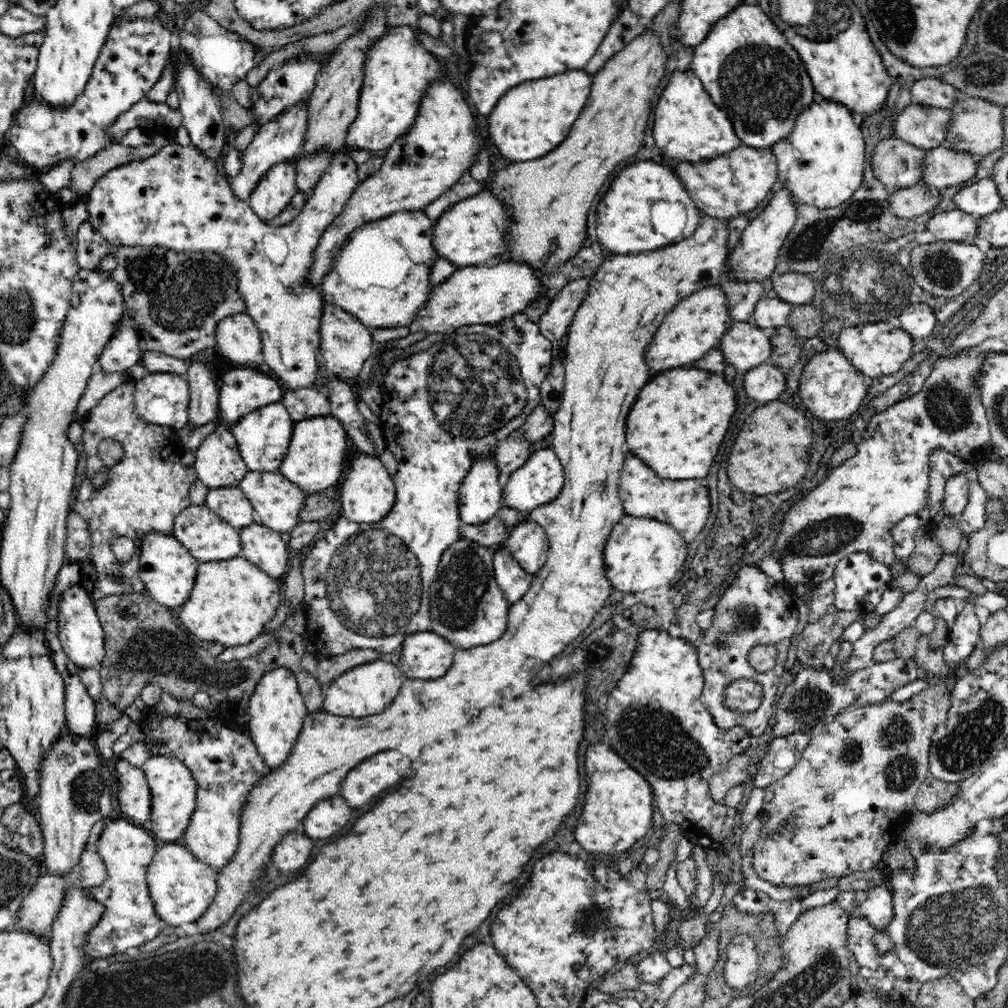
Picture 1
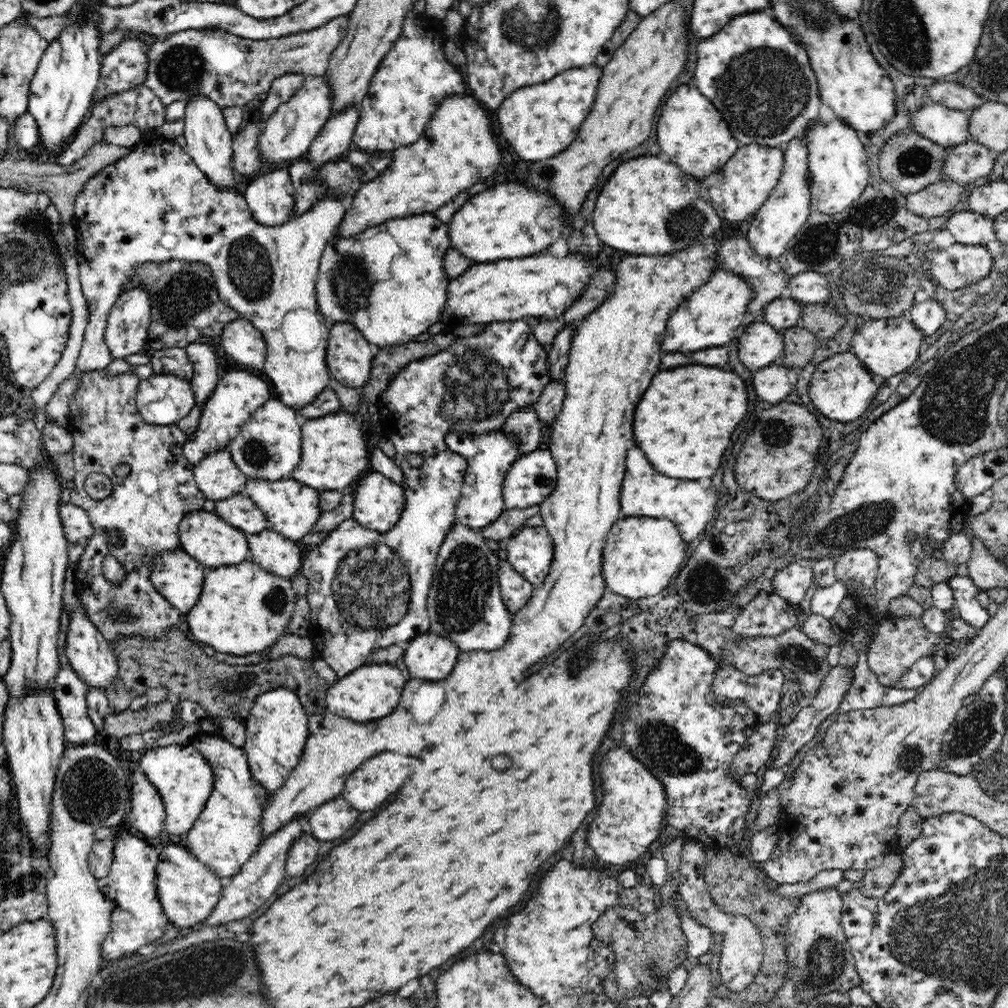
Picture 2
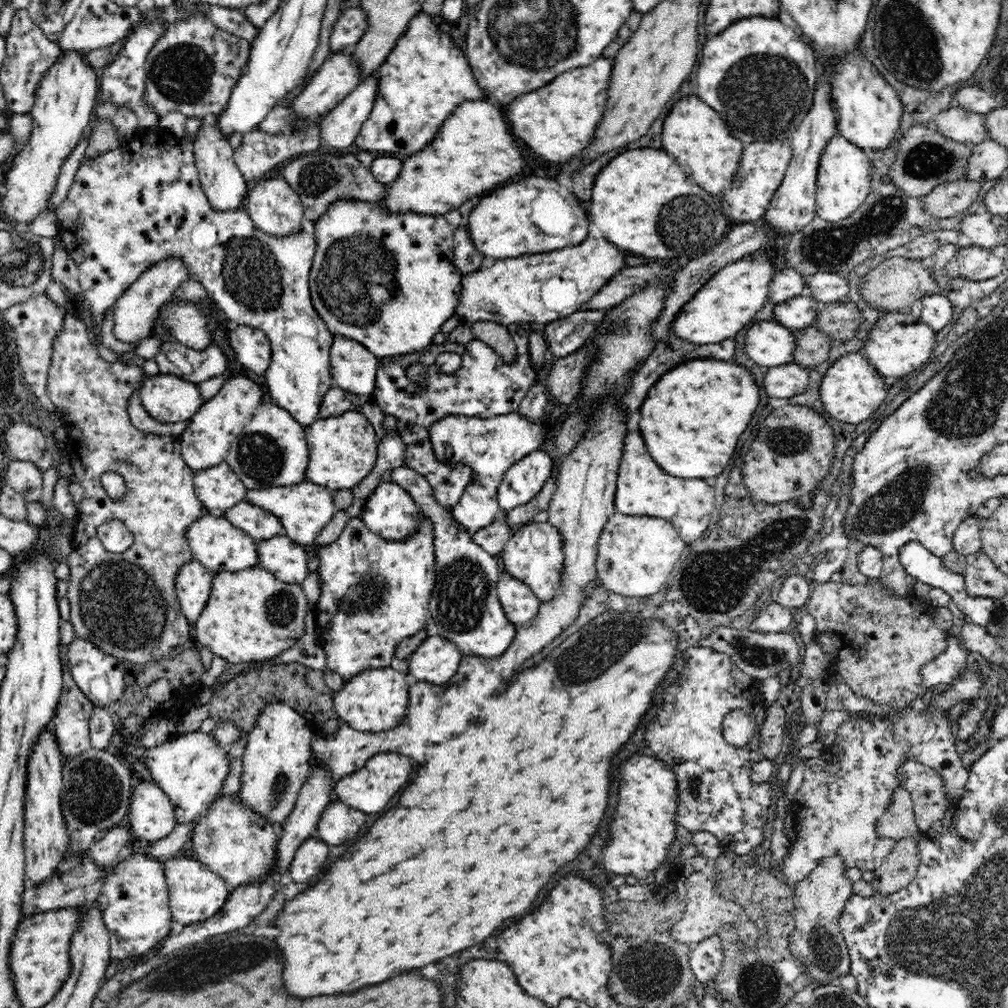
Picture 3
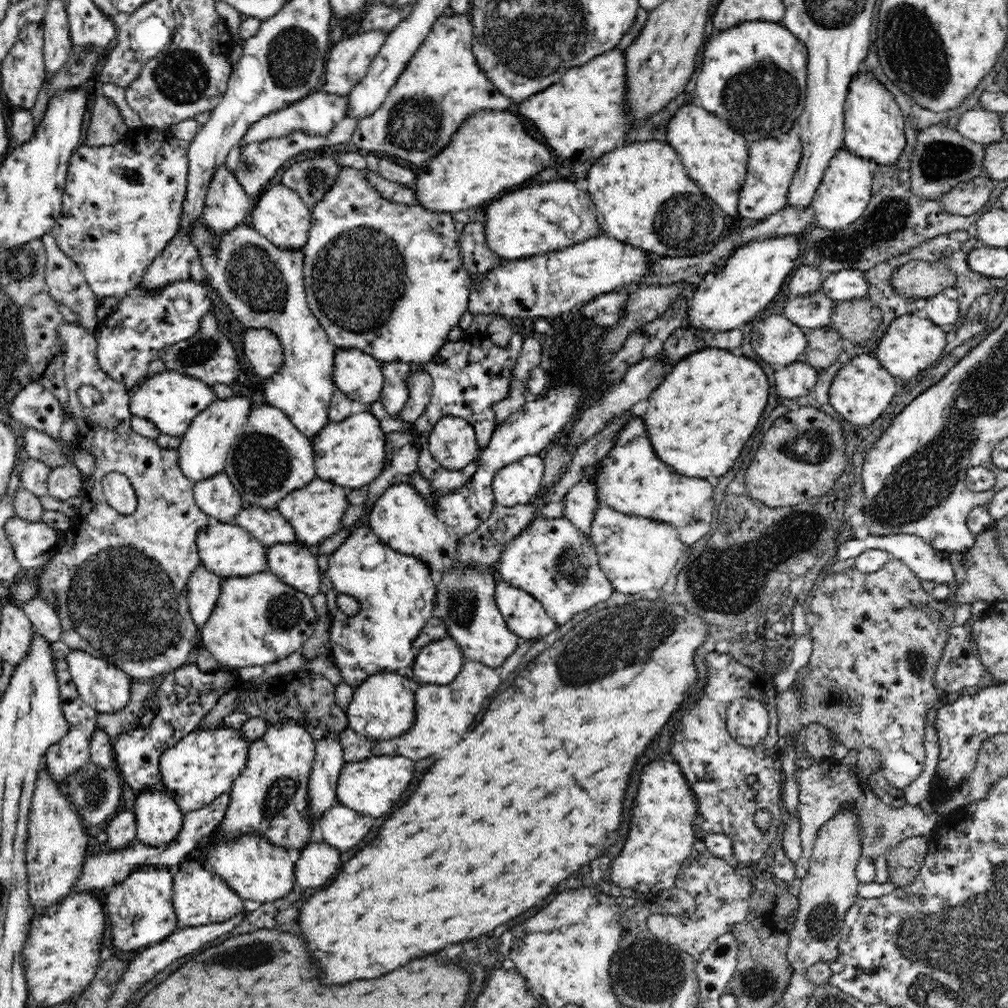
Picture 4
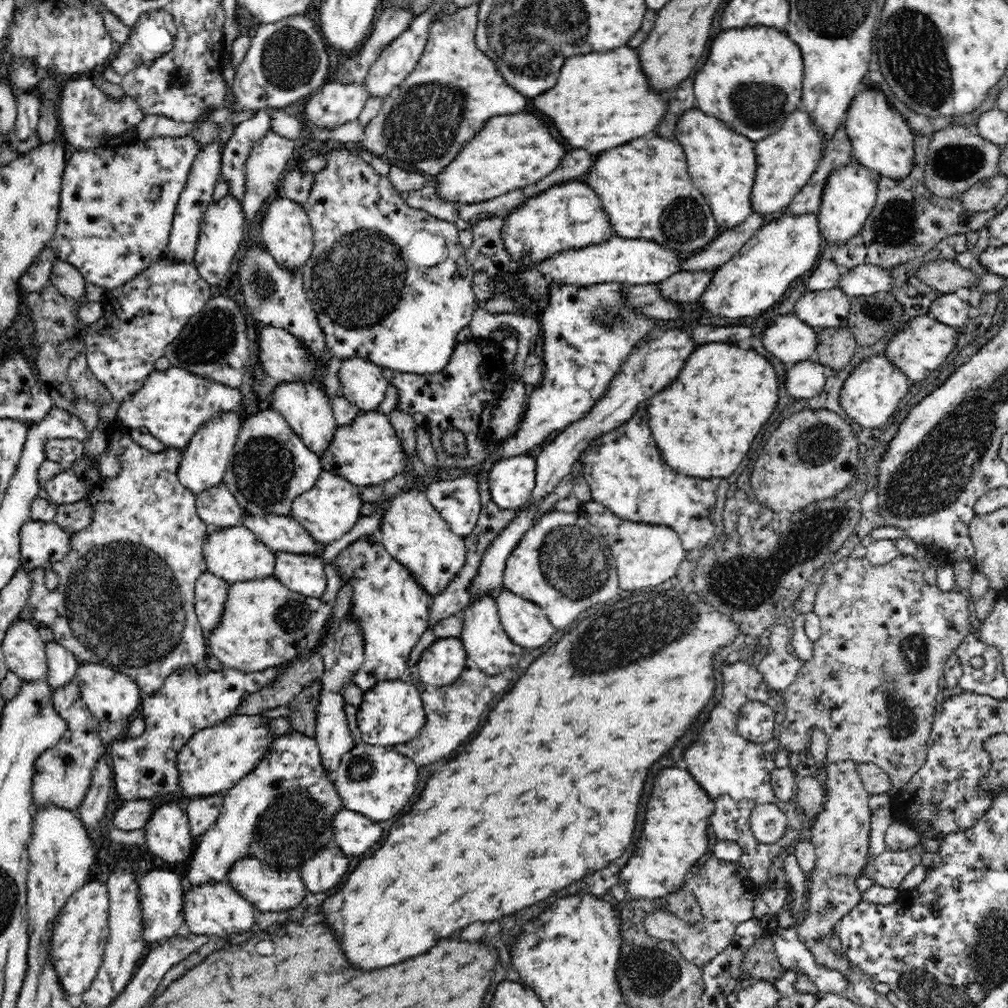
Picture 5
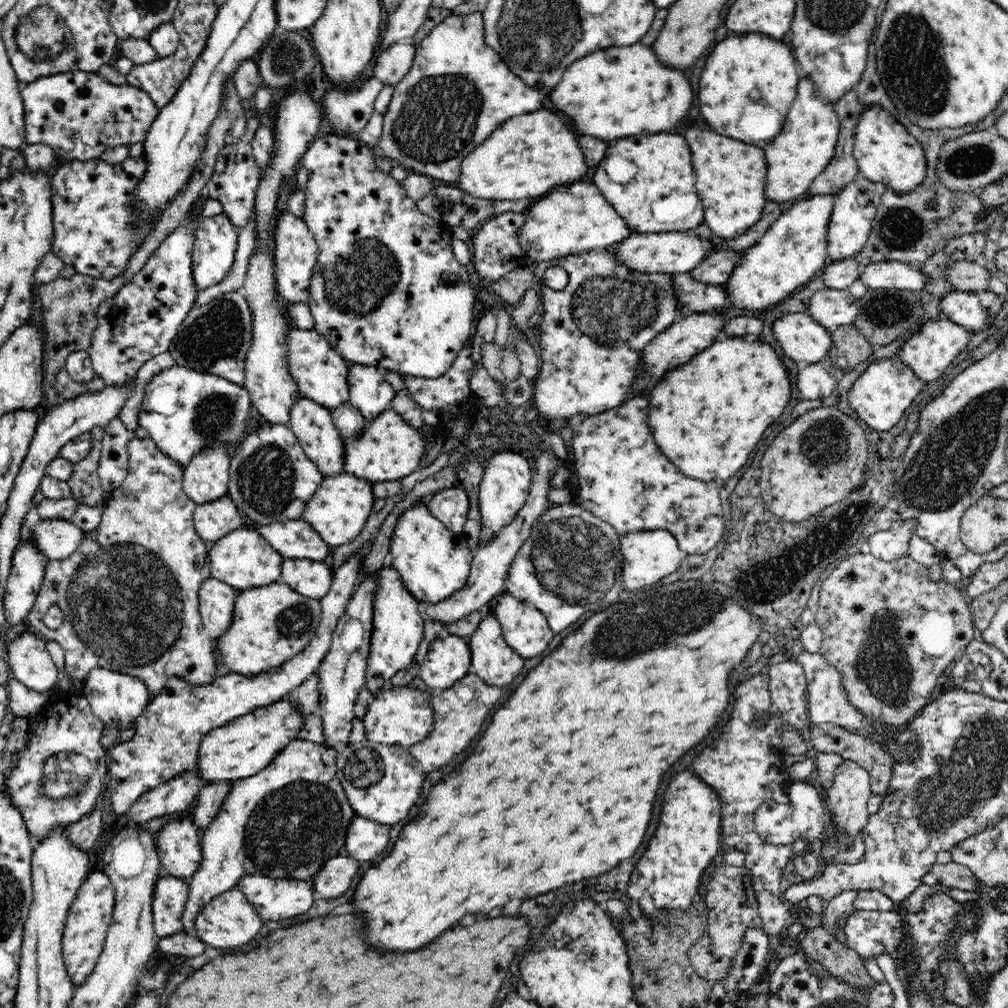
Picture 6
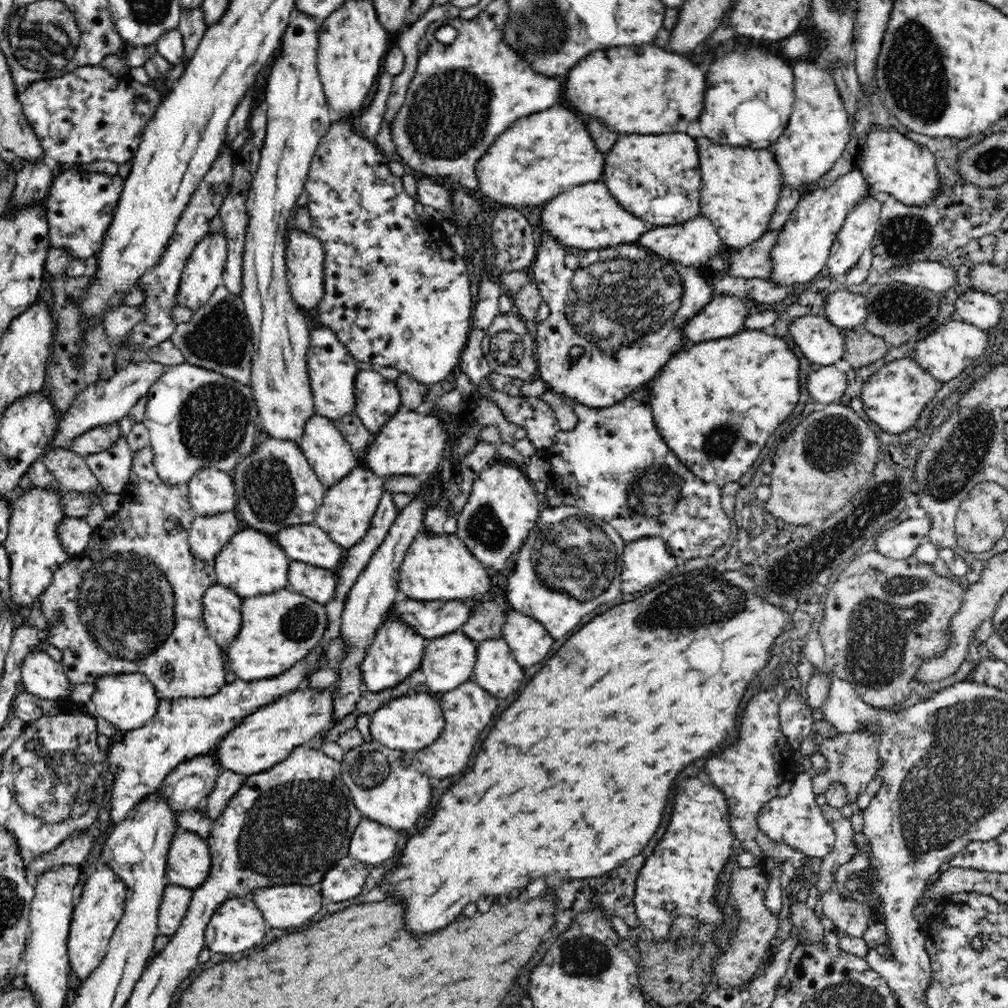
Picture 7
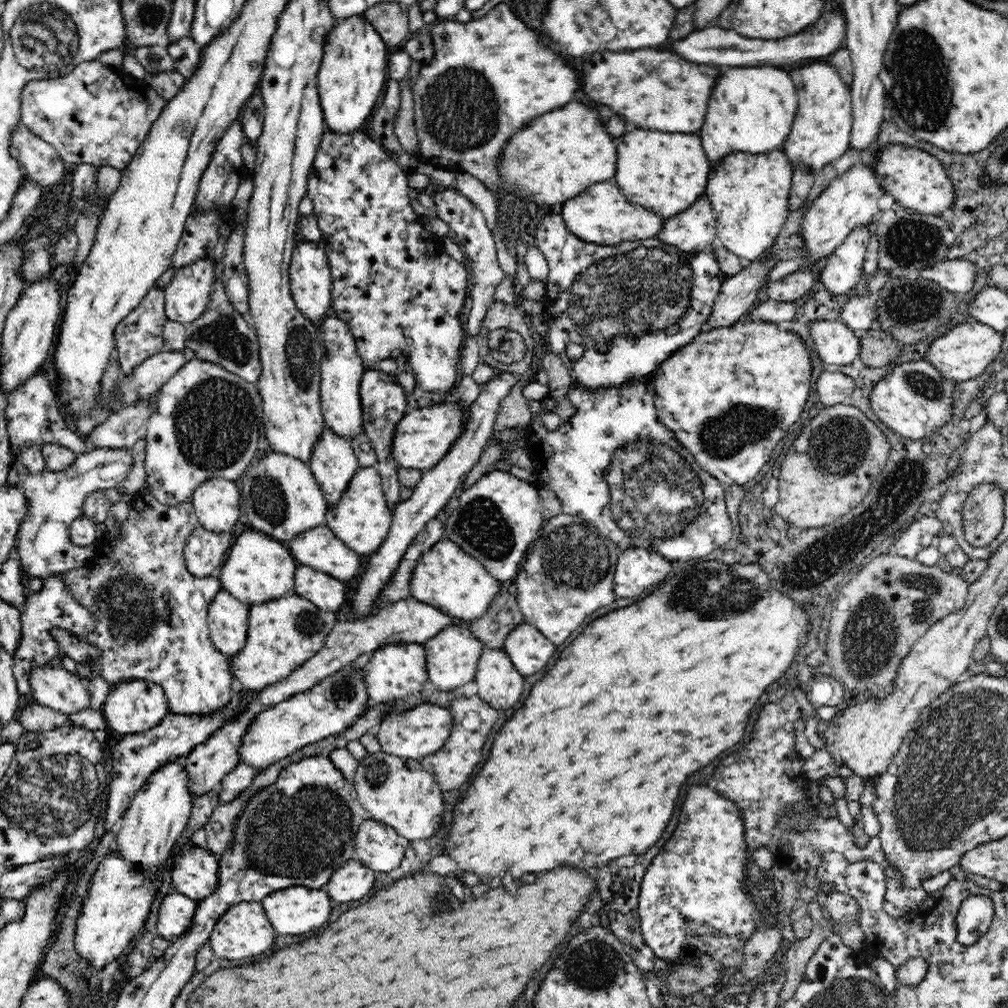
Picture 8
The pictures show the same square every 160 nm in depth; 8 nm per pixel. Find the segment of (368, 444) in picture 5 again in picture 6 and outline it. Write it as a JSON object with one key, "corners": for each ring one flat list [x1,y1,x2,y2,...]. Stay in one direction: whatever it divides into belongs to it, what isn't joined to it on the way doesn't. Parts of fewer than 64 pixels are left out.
{"corners":[[392,409,380,412,374,420,367,422,358,438,344,440,342,470,370,483,400,480,418,470,422,456,425,456,424,450,429,447,426,431,412,427]]}

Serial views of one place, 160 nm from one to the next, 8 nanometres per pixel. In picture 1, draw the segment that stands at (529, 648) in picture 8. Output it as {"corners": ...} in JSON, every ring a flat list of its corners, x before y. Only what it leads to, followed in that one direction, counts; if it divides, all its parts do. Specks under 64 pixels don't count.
{"corners":[[503,546,493,555,494,578,504,592,506,600,514,603,520,600,530,588,532,575,525,571,517,560]]}

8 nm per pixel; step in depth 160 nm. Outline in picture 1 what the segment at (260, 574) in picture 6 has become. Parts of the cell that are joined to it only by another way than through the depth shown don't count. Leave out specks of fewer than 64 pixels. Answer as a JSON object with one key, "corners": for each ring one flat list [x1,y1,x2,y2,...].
{"corners":[[205,504,190,505,178,513,173,524,173,535,200,563,230,560,230,558,242,556,242,543,240,542,239,531,222,520]]}

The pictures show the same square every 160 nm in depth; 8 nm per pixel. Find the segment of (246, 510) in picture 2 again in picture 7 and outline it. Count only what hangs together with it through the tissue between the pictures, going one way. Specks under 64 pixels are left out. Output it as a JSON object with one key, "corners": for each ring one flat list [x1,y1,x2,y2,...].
{"corners":[[314,523,282,528,273,538,292,561,332,571,343,562,342,547]]}

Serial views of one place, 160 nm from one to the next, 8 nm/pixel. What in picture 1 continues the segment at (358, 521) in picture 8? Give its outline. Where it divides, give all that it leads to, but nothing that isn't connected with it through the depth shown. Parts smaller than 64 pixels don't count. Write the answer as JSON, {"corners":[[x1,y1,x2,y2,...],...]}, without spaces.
{"corners":[[249,470,240,480,239,489,250,499,254,507,256,522,286,535,294,526,300,523,300,512,304,506,304,500,309,494,291,483,280,472,252,472]]}

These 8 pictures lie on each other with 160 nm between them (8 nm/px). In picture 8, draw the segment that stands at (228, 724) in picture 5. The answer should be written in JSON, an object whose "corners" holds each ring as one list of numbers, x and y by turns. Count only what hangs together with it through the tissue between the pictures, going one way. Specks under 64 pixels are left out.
{"corners":[[348,664,334,674,324,677,312,688,294,694,290,699,256,714,246,732,242,734,242,744,238,746,238,760,258,772,266,770,271,764,290,756,307,744,350,728,356,718,364,714,368,705,369,697,362,670,355,670]]}

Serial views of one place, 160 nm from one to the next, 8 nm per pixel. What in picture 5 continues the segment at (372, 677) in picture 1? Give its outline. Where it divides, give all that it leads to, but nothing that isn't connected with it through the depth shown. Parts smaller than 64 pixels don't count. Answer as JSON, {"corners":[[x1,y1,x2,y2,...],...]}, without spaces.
{"corners":[[400,678,382,680,364,691,362,705,357,709,357,725,364,743,381,747,394,747,406,744,418,736,422,726,426,724,426,713,422,707,421,686,418,682,404,682]]}

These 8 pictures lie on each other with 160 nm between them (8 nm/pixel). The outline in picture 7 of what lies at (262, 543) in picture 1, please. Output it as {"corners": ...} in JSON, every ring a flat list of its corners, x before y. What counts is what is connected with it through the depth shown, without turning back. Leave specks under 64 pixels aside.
{"corners":[[292,560,289,562,289,588,318,604,328,604,334,598,336,582,335,571]]}

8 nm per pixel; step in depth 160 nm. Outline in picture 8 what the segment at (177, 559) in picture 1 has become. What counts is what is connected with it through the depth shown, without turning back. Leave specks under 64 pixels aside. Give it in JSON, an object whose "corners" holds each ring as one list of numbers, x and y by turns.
{"corners":[[221,589,207,610,207,623,214,647,228,658,242,651,247,640,249,606]]}

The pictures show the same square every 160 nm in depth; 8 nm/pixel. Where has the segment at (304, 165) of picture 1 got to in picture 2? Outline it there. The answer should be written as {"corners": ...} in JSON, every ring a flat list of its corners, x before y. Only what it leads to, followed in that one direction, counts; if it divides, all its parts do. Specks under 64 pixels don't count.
{"corners":[[358,106,346,107,341,114,334,114,321,128,319,135,304,156,314,166,326,166,343,158,344,152,352,146,354,128,358,124]]}

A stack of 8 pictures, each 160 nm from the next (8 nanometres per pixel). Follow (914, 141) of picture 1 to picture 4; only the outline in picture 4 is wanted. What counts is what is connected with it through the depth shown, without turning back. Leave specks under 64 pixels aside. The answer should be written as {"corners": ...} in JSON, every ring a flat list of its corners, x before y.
{"corners":[[984,108,964,112,955,129,964,137,983,145,1002,141,1004,137,1001,113]]}

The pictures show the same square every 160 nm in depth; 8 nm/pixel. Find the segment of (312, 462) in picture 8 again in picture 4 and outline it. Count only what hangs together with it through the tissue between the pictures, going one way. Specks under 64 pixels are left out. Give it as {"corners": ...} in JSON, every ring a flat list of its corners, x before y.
{"corners":[[202,220,195,225,192,232,194,246,198,247,198,256,202,259,204,272,208,272,210,286,218,290,222,301,232,311,246,328,267,328,278,337,282,343,282,365,278,372,274,372,265,383,265,396,270,406,279,408,292,421,292,424,310,441,330,421,328,408,330,400,337,386,333,381,334,354,338,349,330,340,324,327,310,310,305,294,303,268,305,254,303,249,278,248,268,239,262,237,248,222,235,226,226,233,214,233,202,224]]}

